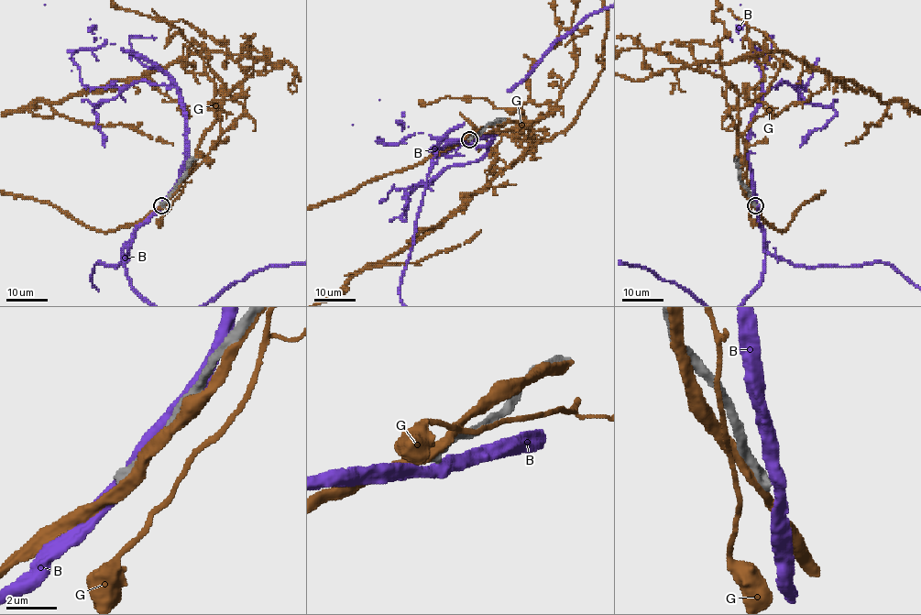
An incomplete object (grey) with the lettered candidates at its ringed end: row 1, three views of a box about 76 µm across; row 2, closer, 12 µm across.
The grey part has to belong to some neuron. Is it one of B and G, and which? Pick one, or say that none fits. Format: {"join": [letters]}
{"join": []}

